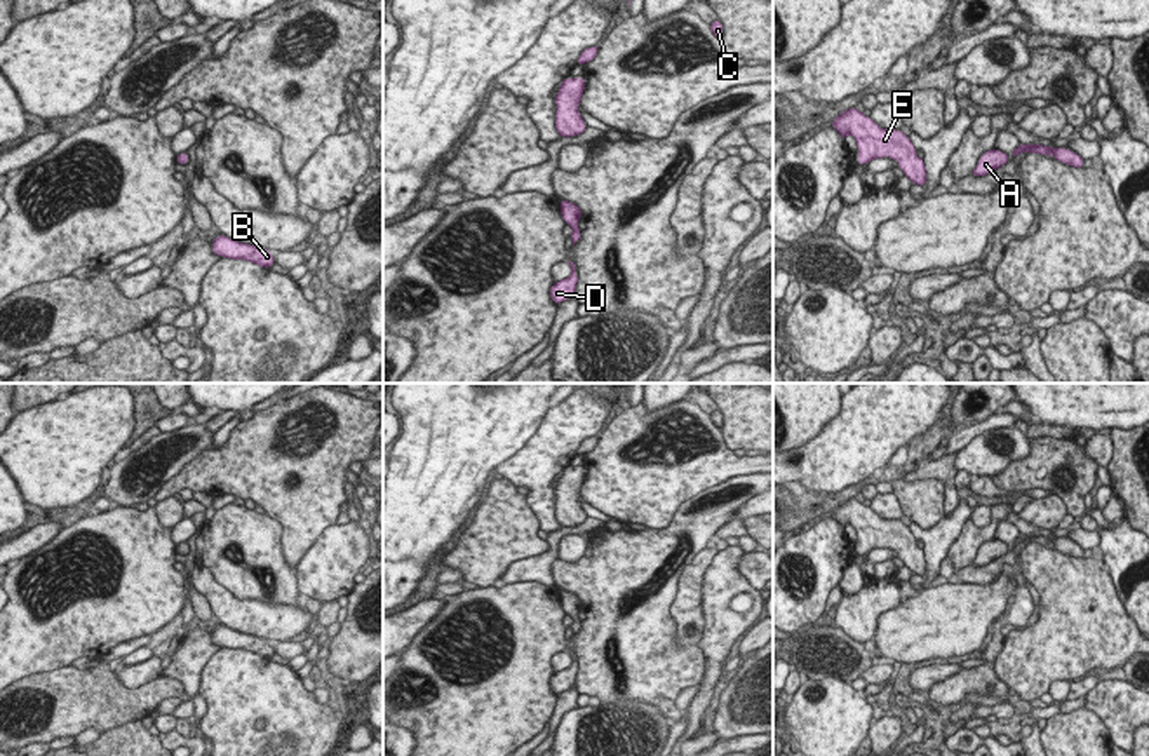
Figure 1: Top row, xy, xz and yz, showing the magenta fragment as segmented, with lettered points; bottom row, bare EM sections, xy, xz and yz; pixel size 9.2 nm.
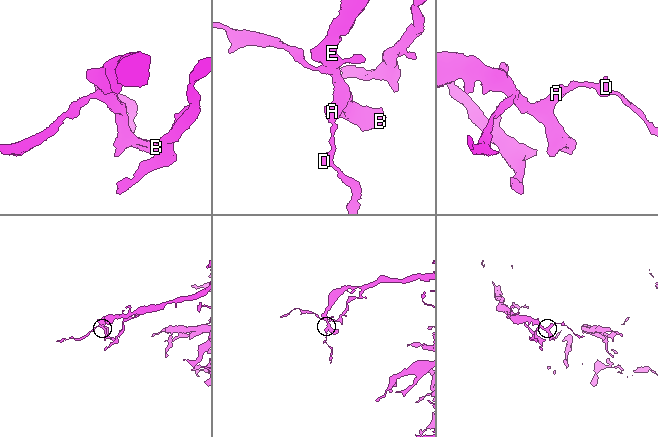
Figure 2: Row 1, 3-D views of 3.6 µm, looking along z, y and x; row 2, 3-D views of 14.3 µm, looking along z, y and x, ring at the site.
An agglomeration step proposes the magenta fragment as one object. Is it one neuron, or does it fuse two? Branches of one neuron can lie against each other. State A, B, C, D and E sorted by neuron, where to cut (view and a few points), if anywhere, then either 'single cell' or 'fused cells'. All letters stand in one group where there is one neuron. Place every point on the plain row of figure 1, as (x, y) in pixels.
groups A B C D E; cut none; single cell

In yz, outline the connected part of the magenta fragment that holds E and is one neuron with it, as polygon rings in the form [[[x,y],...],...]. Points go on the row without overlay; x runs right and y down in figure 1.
[[[848,498],[832,510],[843,530],[851,524],[858,537],[858,554],[865,556],[874,549],[891,547],[898,552],[904,566],[919,577],[926,577],[924,549],[916,545],[916,538],[909,526],[900,519],[881,519],[870,507],[857,498]]]

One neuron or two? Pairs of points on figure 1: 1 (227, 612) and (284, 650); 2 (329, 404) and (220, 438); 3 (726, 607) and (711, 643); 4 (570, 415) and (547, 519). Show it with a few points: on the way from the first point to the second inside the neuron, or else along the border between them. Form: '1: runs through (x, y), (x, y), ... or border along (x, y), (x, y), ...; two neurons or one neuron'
1: border along (288, 640), (272, 643); two neurons
2: border along (248, 415), (220, 446), (209, 446); two neurons
3: runs through (726, 615), (718, 634); one neuron
4: runs through (556, 441), (542, 458), (542, 493); one neuron

